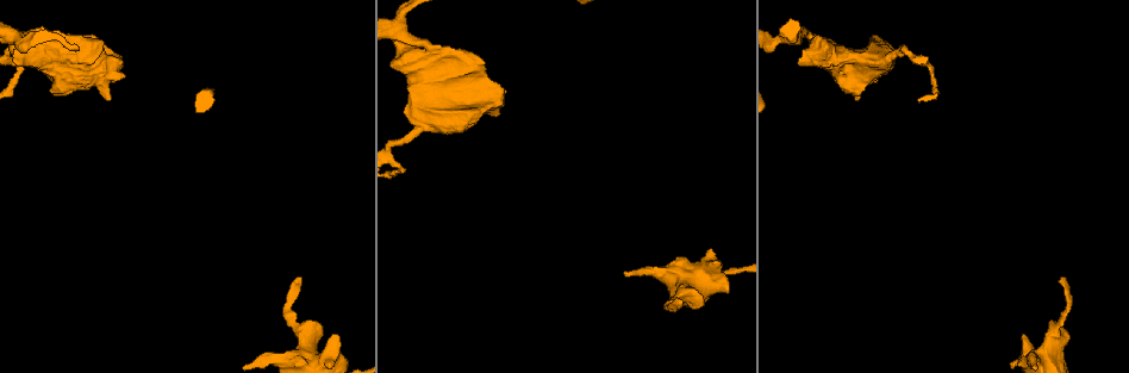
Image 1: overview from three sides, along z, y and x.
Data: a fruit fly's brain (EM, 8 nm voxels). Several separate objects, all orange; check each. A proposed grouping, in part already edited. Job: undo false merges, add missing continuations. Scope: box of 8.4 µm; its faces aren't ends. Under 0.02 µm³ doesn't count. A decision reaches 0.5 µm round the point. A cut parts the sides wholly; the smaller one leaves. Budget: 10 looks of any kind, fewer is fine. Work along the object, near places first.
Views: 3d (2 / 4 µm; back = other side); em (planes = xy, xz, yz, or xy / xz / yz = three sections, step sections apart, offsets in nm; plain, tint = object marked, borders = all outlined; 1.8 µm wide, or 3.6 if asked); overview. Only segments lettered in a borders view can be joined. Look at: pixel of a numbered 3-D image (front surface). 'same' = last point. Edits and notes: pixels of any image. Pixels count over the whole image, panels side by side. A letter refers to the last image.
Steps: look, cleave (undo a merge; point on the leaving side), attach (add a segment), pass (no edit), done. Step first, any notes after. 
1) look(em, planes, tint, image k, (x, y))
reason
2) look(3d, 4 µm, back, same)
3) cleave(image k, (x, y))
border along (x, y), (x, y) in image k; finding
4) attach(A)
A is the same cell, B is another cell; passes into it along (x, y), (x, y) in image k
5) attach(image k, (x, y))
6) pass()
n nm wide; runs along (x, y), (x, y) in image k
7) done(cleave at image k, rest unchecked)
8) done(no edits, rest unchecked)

look(em, xy, step 16, borders, image 1, (426, 122))
sudden change in width

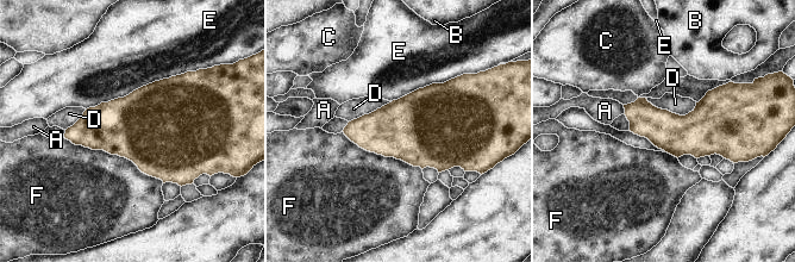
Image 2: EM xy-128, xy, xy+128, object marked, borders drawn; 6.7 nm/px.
pass()
F touches over 750 nm; A, B, C, D, E and F are other cells; border along (645, 98), (680, 114), (696, 105) in image 2; continuous, no second neuron

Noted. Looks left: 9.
look(3d, 4 µm, image 1, (111, 96))
an open end

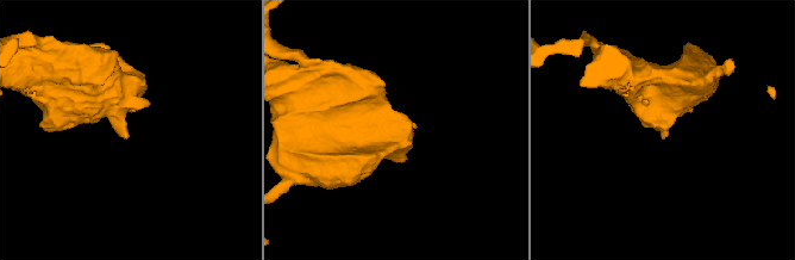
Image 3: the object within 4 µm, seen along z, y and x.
look(em, 3.6 µm, yz, step 8, borders, image 3, (128, 134))

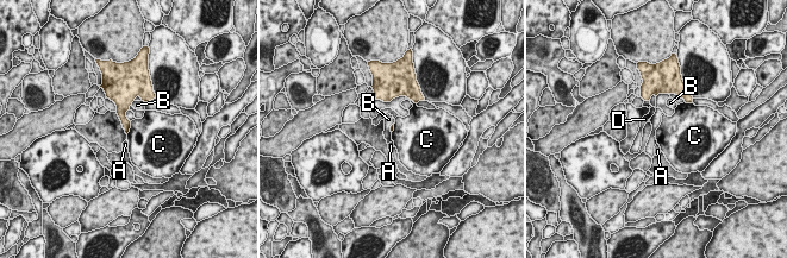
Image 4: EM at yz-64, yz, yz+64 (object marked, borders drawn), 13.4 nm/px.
look(em, 3.6 µm, planes, borders, same)
another direction

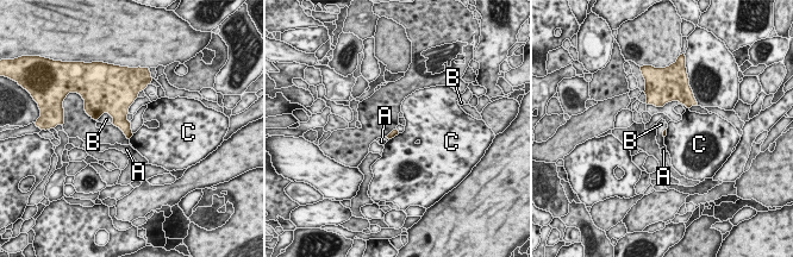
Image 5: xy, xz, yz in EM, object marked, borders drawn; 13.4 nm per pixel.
pass()
A, B and C are other cells; none of them fits

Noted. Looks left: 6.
look(3d, 4 µm, image 1, (719, 262))
branch stops here

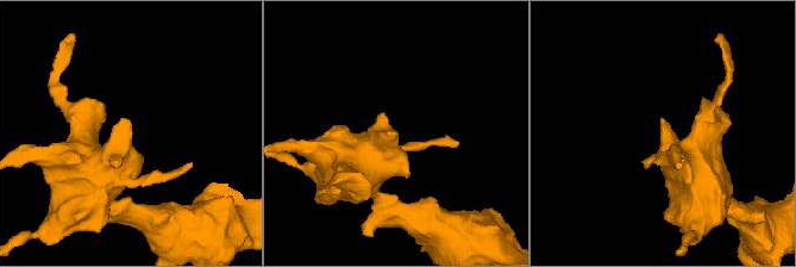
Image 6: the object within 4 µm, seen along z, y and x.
look(em, planes, plain, image 6, (663, 119))

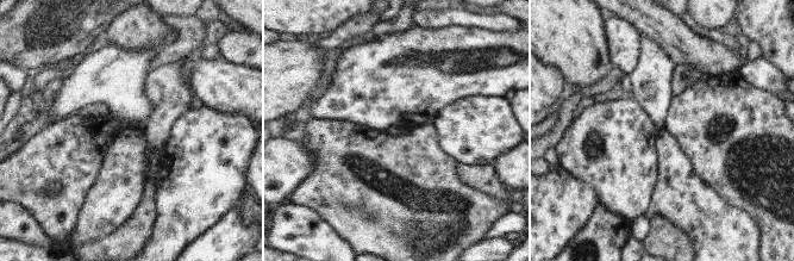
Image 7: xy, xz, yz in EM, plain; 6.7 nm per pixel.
look(em, planes, borders, same)

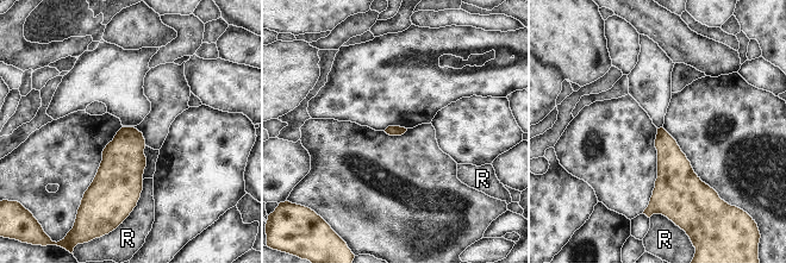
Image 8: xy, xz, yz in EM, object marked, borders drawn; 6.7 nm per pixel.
pass()
R is another cell; border along (143, 180), (141, 196), (129, 213) in image 8; none of them fits

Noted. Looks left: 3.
look(em, xy, step 8, tint, image 1, (1061, 278))
an open end

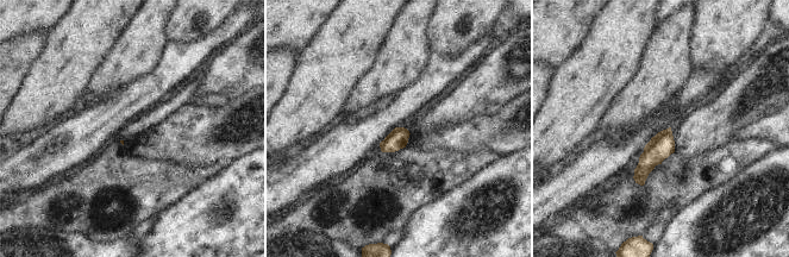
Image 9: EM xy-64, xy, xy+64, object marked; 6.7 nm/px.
look(em, planes, borders, same)

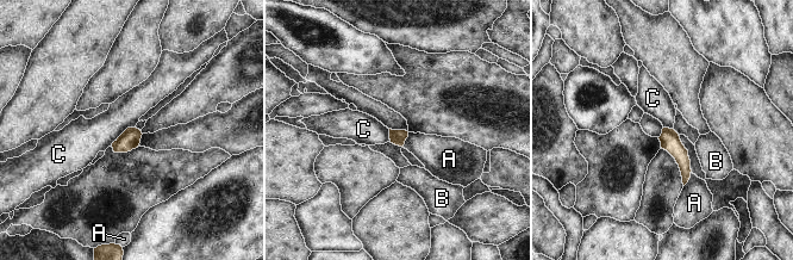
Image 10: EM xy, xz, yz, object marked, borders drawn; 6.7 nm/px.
pass()
A, B and C are other cells; border along (133, 127), (129, 127), (111, 144) in image 10; no lettered segment goes on from it

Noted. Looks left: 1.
done(no edits, rest unchecked)

